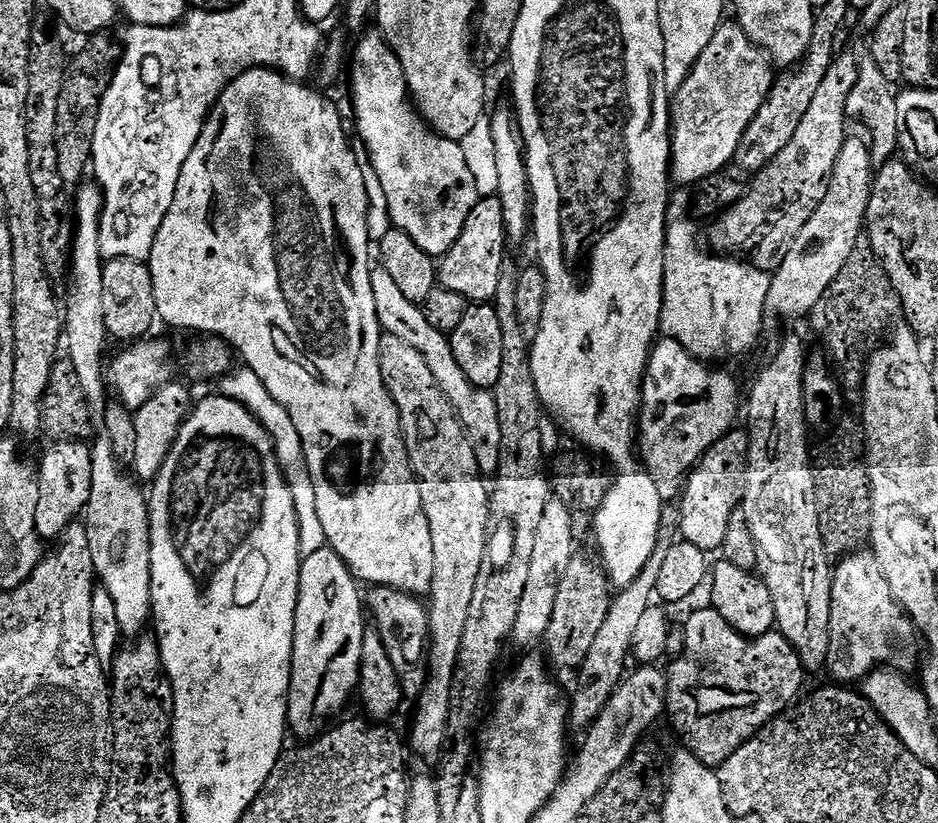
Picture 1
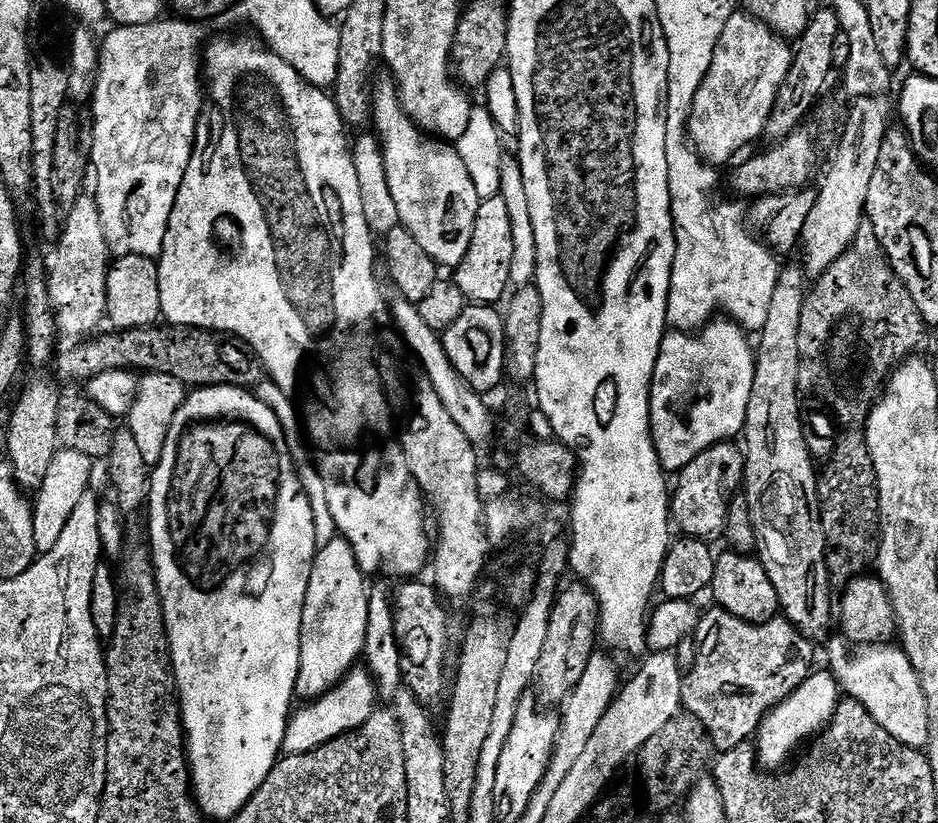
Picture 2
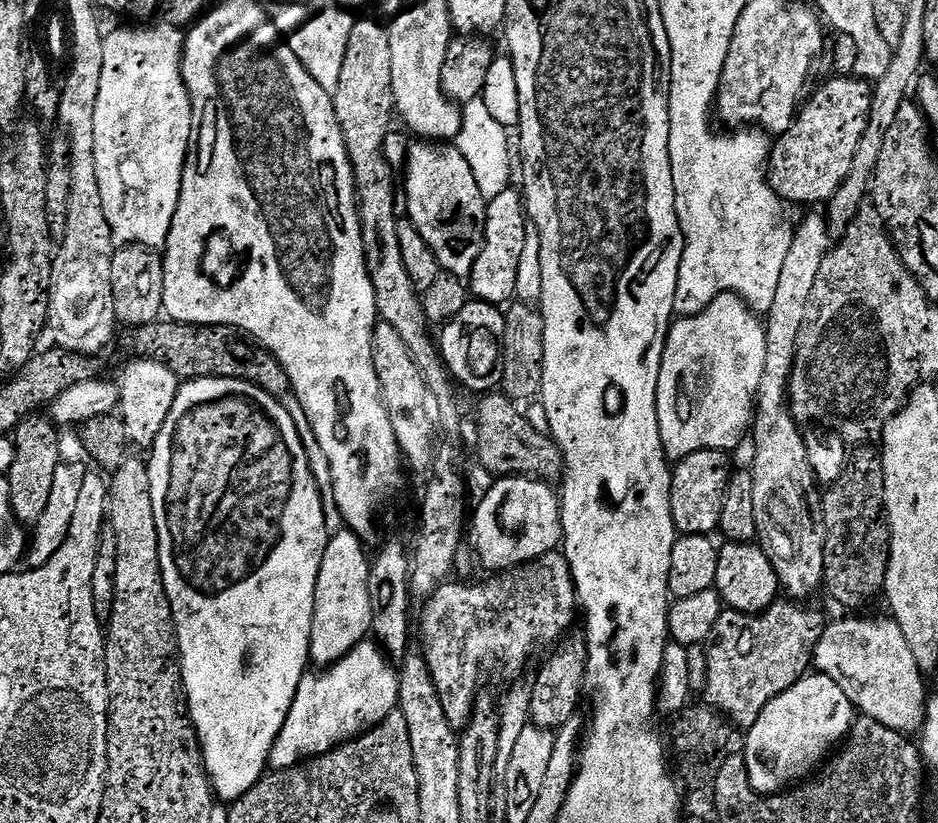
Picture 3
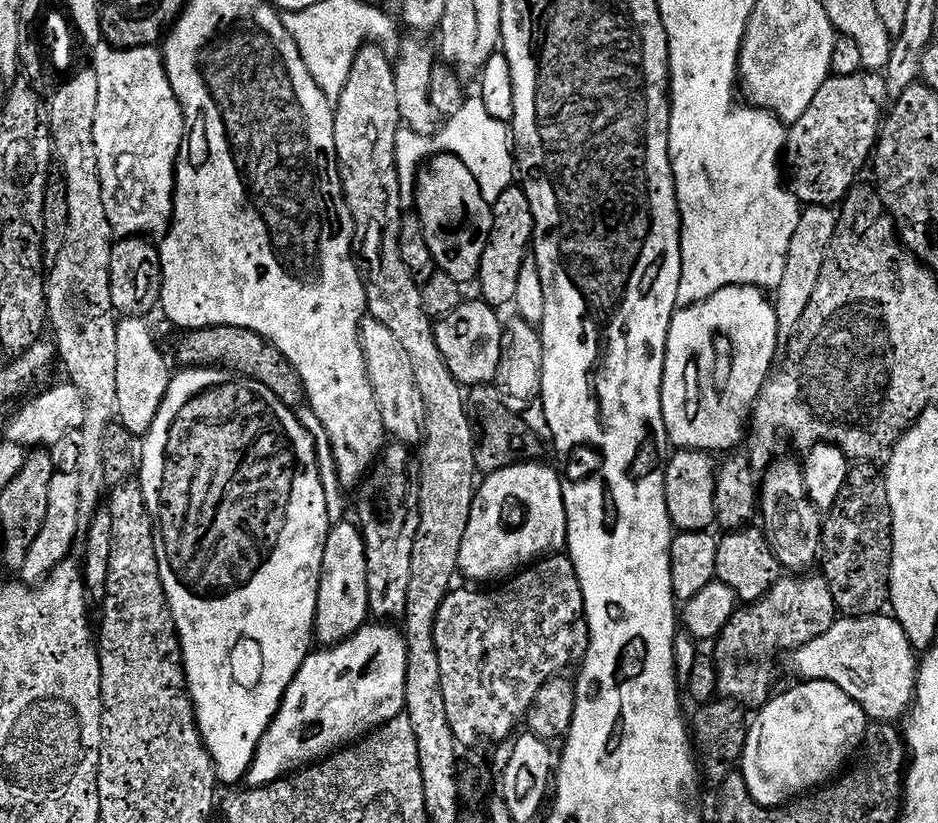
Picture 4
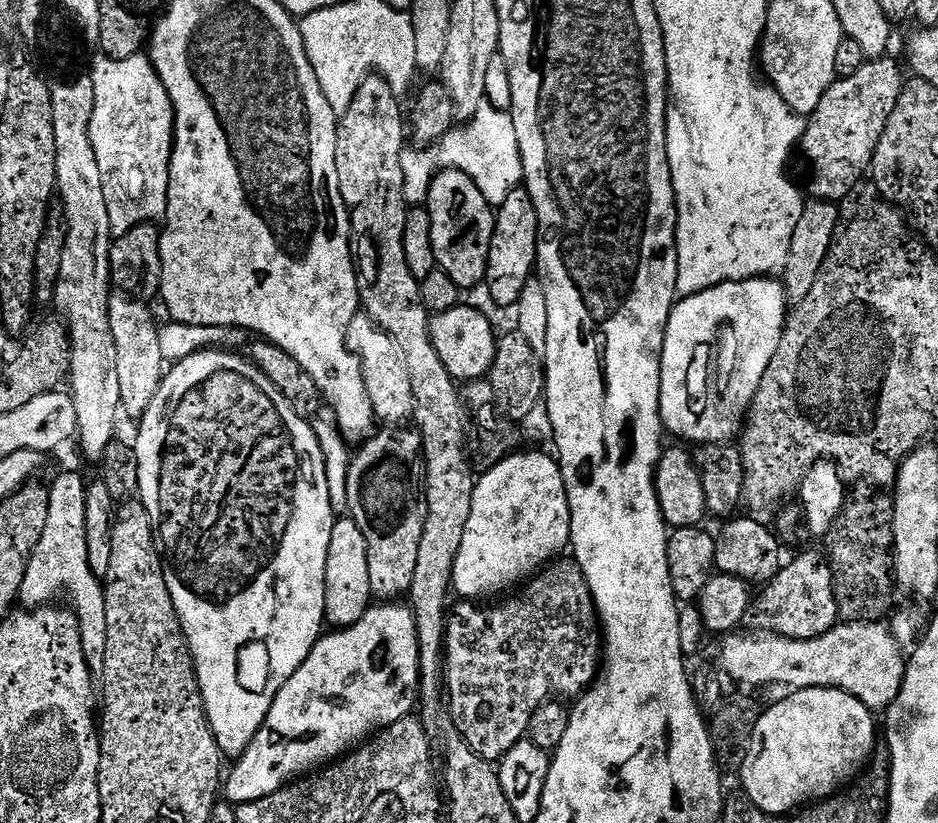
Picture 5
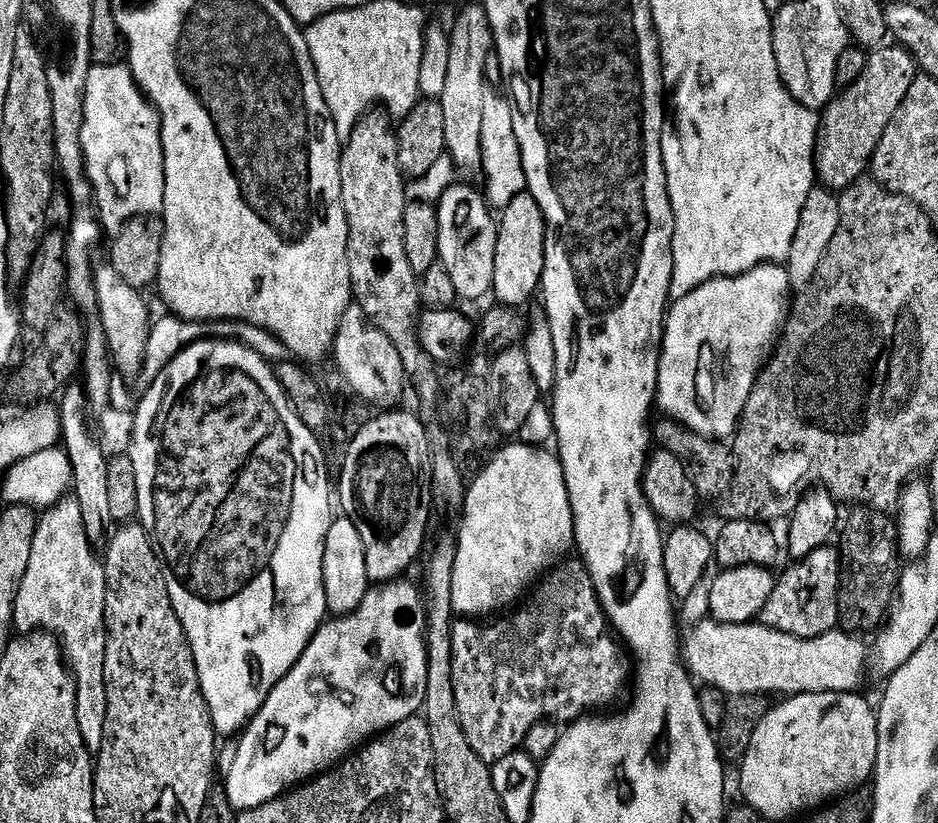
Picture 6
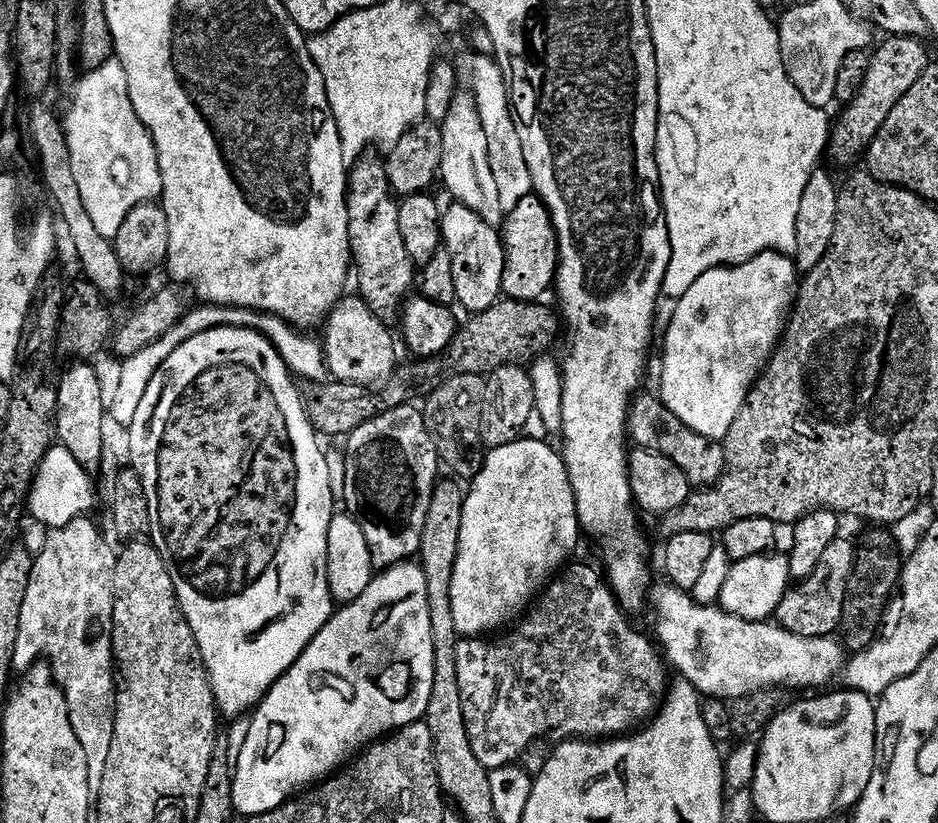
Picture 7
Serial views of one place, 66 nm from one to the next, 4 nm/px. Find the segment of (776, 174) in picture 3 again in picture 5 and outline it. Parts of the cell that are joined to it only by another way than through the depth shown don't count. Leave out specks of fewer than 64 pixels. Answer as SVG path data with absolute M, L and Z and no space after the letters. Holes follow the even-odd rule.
M891 55L880 56L876 60L867 59L861 69L850 77L837 78L822 94L822 102L807 117L804 126L804 137L800 139L799 151L804 151L804 160L812 171L812 177L808 180L807 191L815 199L839 202L854 190L869 175L874 150L878 150L878 142L886 130L886 122L890 122L890 114L894 114L894 106L898 106L898 98L902 94L906 83L906 75L900 69L896 60L891 60Z

